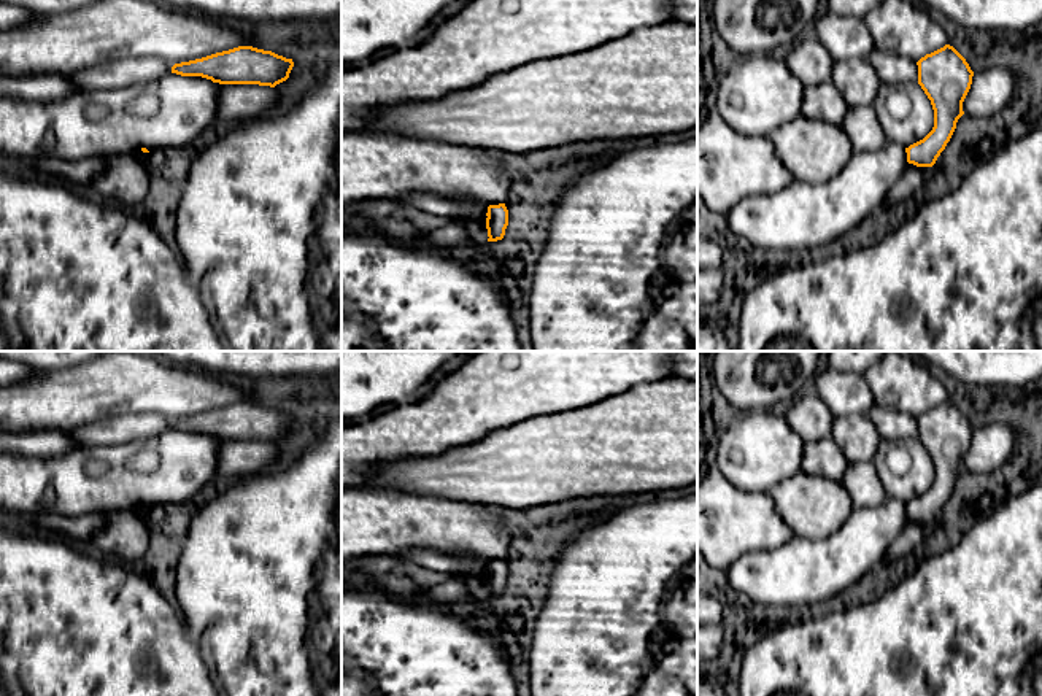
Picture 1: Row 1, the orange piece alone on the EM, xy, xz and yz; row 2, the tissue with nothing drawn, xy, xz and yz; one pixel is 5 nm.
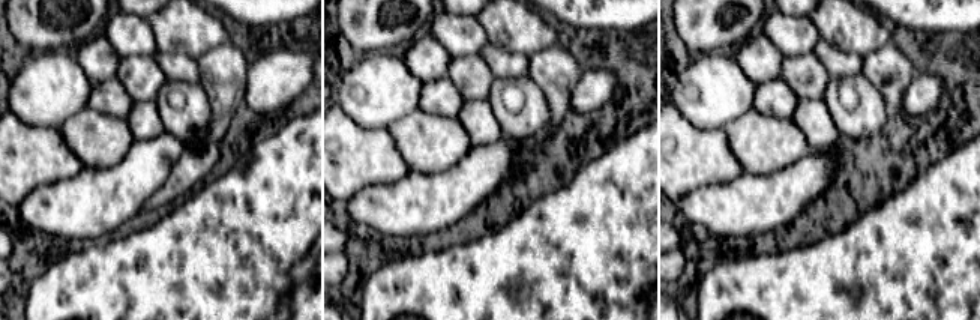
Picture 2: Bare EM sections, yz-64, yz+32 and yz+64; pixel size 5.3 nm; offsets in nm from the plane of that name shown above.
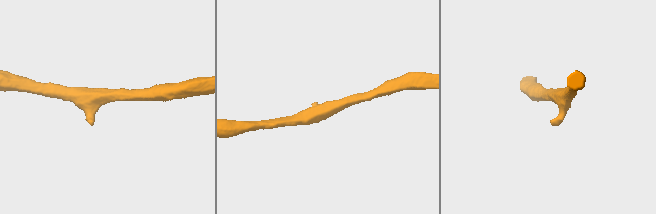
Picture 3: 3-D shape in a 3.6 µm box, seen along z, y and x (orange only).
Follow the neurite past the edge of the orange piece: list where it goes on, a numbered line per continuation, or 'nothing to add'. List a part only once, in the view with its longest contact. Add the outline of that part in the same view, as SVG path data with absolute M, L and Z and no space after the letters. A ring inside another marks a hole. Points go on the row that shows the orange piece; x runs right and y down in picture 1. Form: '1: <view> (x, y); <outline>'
nothing to add

